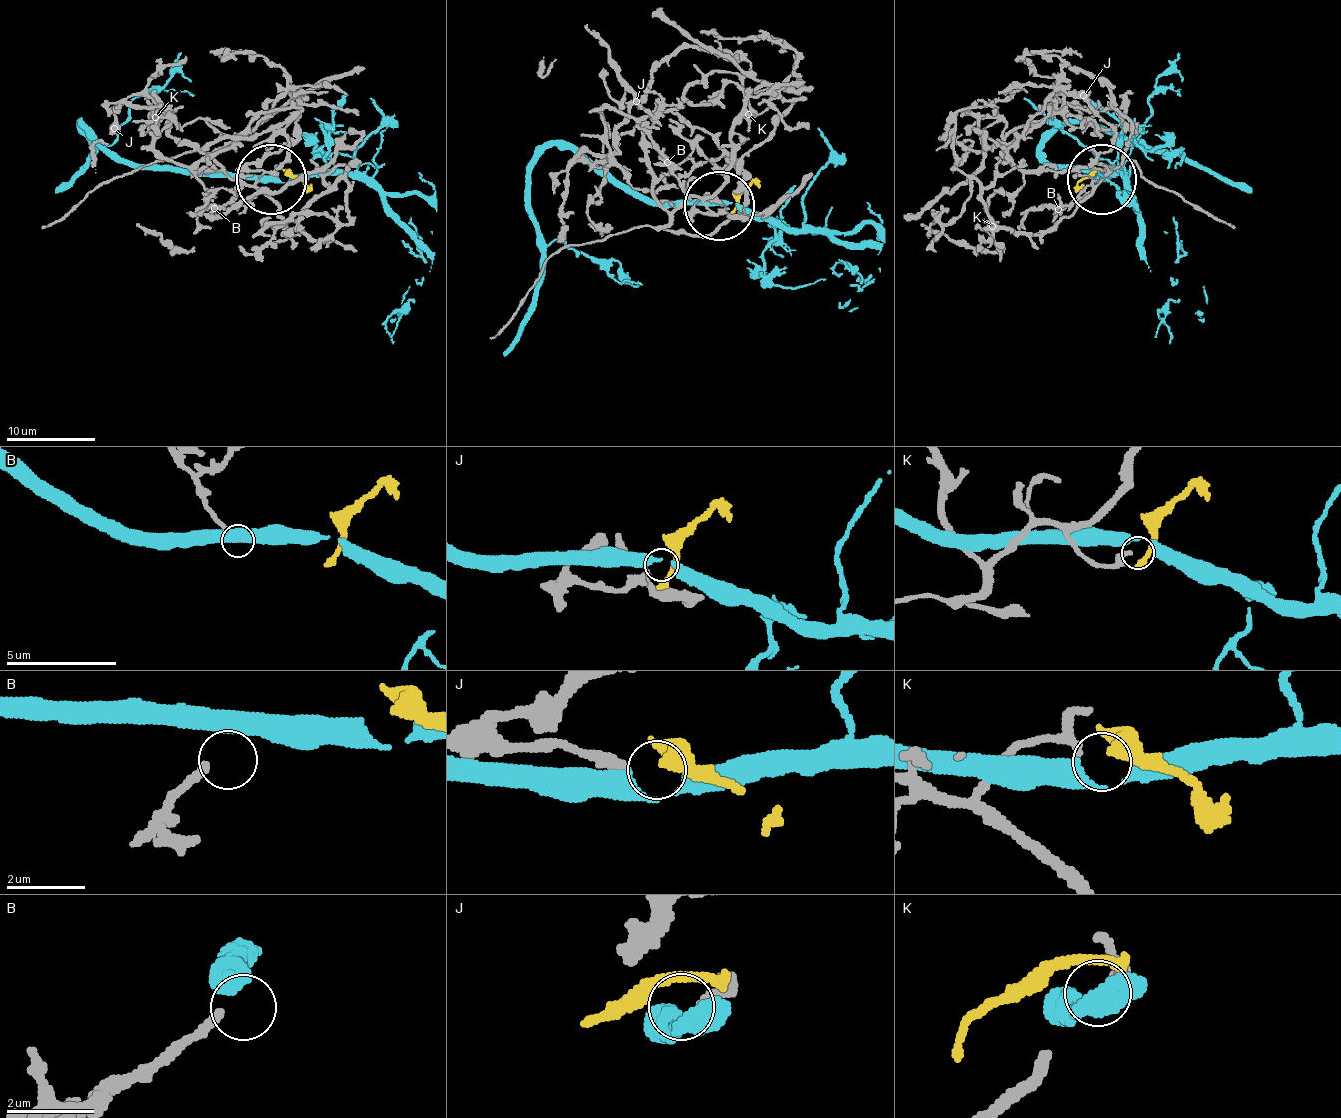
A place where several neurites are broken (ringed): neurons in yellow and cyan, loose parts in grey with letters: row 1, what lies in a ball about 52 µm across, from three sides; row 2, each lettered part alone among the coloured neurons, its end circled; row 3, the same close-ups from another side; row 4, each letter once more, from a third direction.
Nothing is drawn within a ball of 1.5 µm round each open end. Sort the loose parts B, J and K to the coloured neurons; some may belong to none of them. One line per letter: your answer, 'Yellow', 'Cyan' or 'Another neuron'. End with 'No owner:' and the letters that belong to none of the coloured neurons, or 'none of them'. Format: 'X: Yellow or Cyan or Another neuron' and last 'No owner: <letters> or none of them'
B: Another neuron
J: Another neuron
K: Another neuron
No owner: B, J, K

